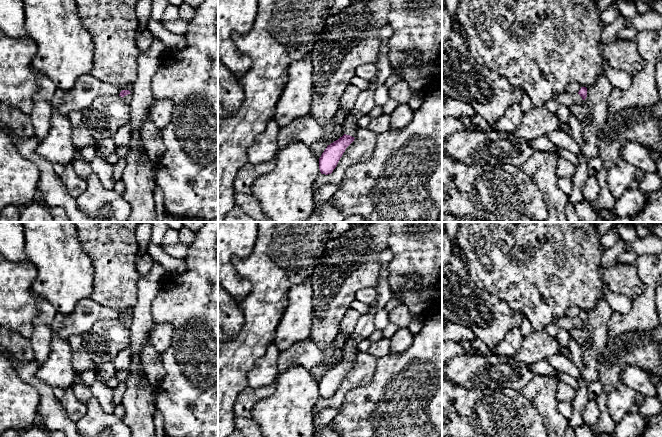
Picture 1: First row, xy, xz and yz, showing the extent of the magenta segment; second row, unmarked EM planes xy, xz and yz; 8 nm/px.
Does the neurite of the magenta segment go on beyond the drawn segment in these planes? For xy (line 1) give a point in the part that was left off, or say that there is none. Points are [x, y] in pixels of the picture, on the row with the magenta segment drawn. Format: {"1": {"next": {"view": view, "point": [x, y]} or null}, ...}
{"1": {"next": {"view": "xy", "point": [127, 98]}}}

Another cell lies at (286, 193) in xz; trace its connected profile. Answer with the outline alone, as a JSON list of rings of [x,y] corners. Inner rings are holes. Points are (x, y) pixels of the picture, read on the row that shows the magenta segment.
[[[296,141],[277,149],[274,169],[256,179],[252,185],[252,196],[261,204],[263,213],[271,222],[306,222],[313,215],[313,185],[320,175],[319,159],[309,146]]]

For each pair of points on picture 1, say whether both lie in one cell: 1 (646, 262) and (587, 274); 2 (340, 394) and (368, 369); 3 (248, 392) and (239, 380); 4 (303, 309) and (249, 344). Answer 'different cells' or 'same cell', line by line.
1: different cells
2: same cell
3: different cells
4: different cells

